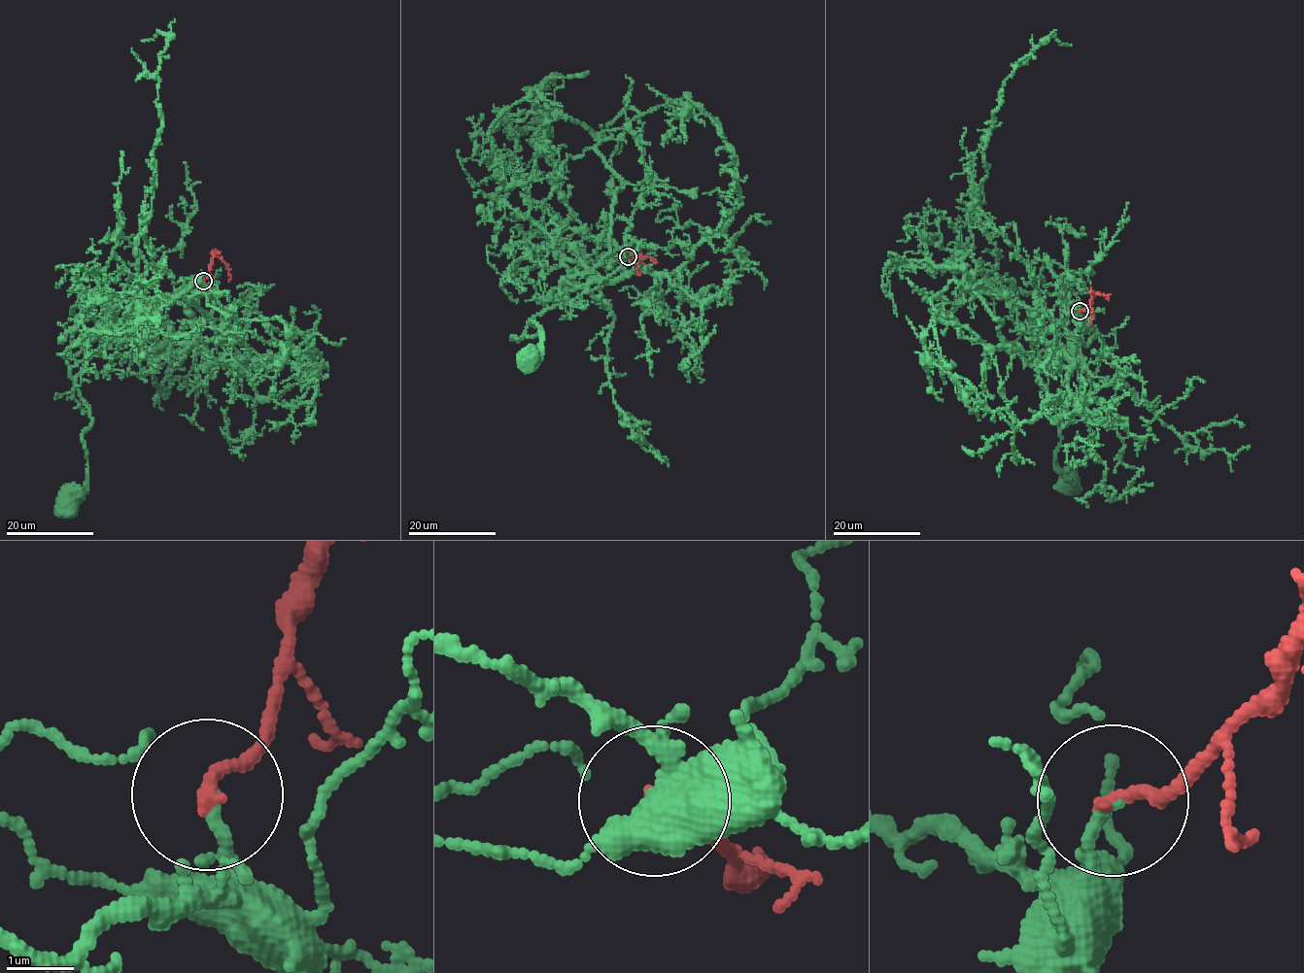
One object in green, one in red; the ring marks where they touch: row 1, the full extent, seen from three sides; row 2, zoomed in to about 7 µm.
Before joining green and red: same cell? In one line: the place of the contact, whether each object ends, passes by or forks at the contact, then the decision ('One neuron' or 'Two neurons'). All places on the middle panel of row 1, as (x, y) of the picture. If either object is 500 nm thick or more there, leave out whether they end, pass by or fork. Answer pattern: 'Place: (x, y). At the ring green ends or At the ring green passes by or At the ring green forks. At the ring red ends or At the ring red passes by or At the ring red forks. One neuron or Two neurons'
Place: (628, 256). At the ring green passes by. At the ring red ends. One neuron

